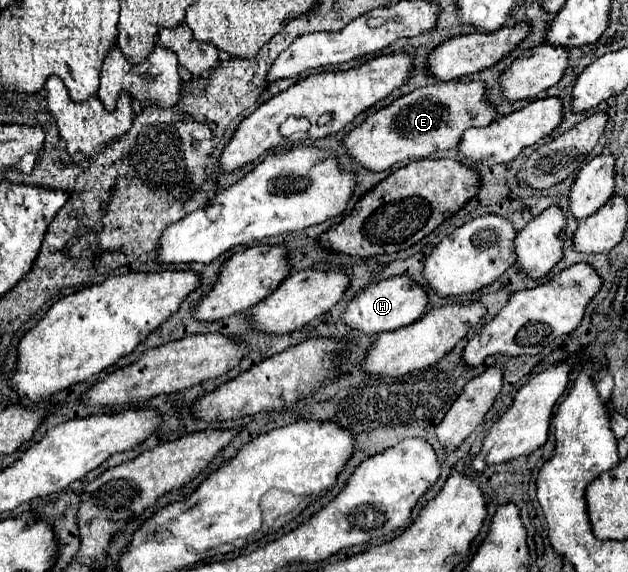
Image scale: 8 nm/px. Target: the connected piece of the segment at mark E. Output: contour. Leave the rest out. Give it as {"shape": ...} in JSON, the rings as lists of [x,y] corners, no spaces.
{"shape":[[[459,80],[441,82],[441,84],[435,84],[435,86],[427,86],[427,88],[419,88],[419,90],[413,90],[409,94],[403,94],[397,100],[393,100],[389,106],[369,114],[361,126],[353,128],[341,140],[341,144],[343,144],[343,148],[347,150],[347,156],[353,162],[361,164],[363,168],[367,168],[371,172],[383,172],[397,162],[413,162],[413,160],[429,158],[437,150],[455,148],[467,128],[487,126],[489,122],[493,122],[493,118],[495,118],[495,112],[489,106],[489,102],[485,100],[483,82],[459,82]]]}

